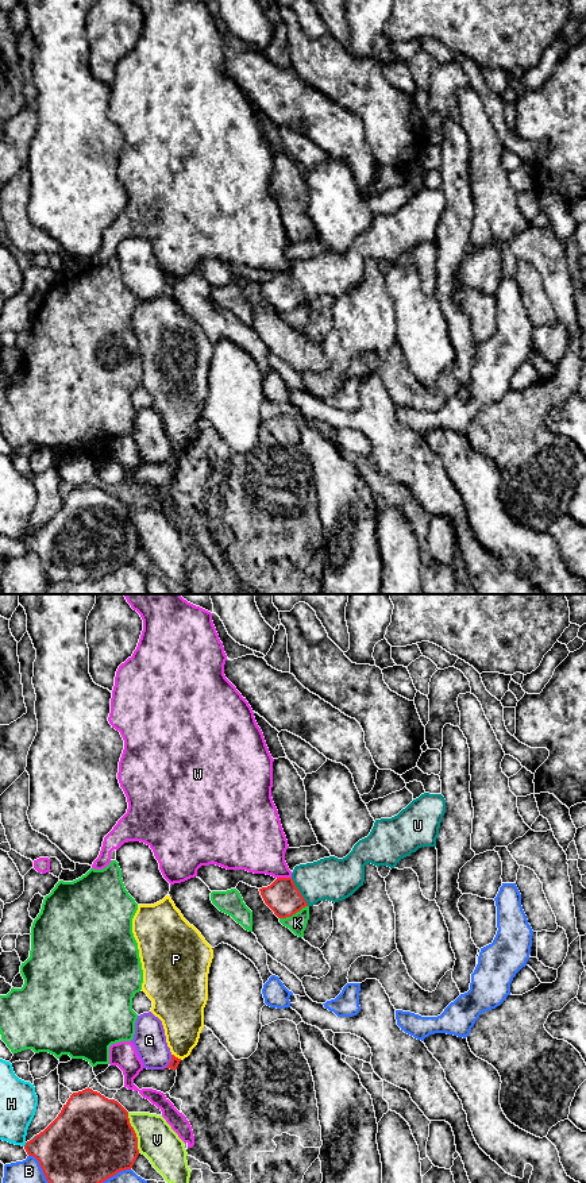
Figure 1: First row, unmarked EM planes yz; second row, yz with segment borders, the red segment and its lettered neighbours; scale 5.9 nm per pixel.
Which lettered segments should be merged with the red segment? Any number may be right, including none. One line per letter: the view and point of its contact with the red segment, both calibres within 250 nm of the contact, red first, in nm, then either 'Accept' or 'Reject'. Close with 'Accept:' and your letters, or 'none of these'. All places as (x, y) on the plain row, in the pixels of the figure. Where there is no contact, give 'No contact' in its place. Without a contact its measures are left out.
B: Touches red at yz (74, 581). Thickness 480 nm (red) against 240 nm. Reject
G: Touches red at yz (169, 458). Thickness 60 nm (red) against 190 nm. Reject
H: Touches red at yz (26, 539). Thickness 360 nm (red) against 220 nm. Reject
K: Touches red at yz (293, 308). Thickness 200 nm (red) against 110 nm. Reject
P: Touches red at yz (177, 453). Thickness 60 nm (red) against 260 nm. Reject
U: Touches red at yz (299, 286). Thickness 200 nm (red) against 260 nm. Accept
V: Touches red at yz (135, 528). Thickness 460 nm (red) against 220 nm. Reject
W: Touches red at yz (284, 273). Thickness 200 nm (red) against 320 nm. Reject
Accept: U

